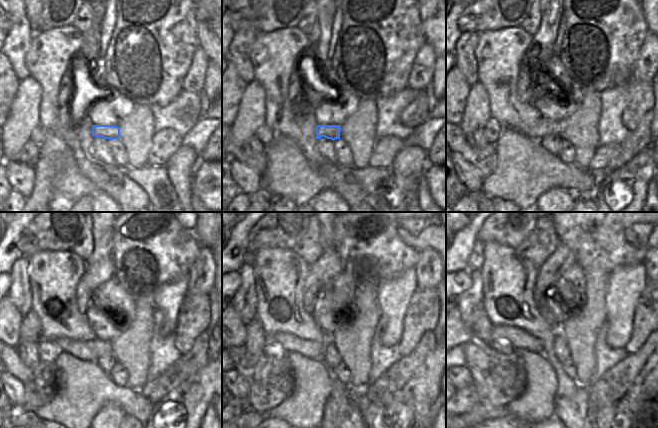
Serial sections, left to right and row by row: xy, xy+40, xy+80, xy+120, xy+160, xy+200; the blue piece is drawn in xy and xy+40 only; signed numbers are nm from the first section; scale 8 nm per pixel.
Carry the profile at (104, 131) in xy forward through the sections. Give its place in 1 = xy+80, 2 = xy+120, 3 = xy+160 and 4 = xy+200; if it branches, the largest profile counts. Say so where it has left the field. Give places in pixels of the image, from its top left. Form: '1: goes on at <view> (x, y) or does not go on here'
1: goes on at xy+80 (542, 127)
2: goes on at xy+120 (83, 350)
3: goes on at xy+160 (292, 344)
4: goes on at xy+200 (521, 340)

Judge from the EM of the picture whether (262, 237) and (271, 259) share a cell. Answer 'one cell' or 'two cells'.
two cells

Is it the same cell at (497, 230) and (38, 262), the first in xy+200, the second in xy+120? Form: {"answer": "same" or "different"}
{"answer": "different"}

